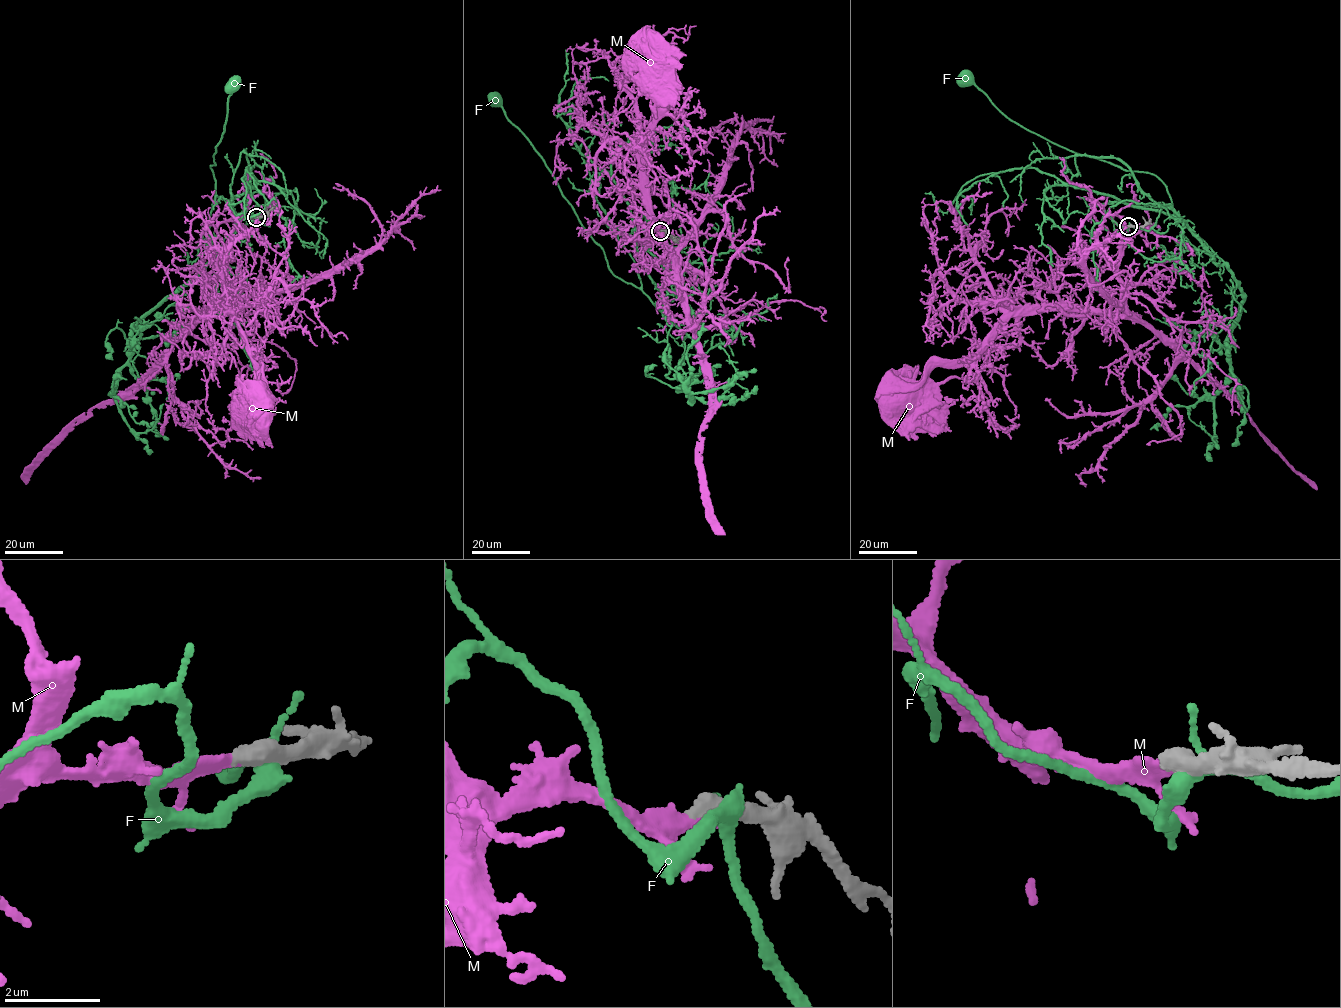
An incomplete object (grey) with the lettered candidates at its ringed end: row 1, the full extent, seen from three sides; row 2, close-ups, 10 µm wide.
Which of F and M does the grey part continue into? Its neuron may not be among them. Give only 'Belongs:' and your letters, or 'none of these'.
Belongs: M

